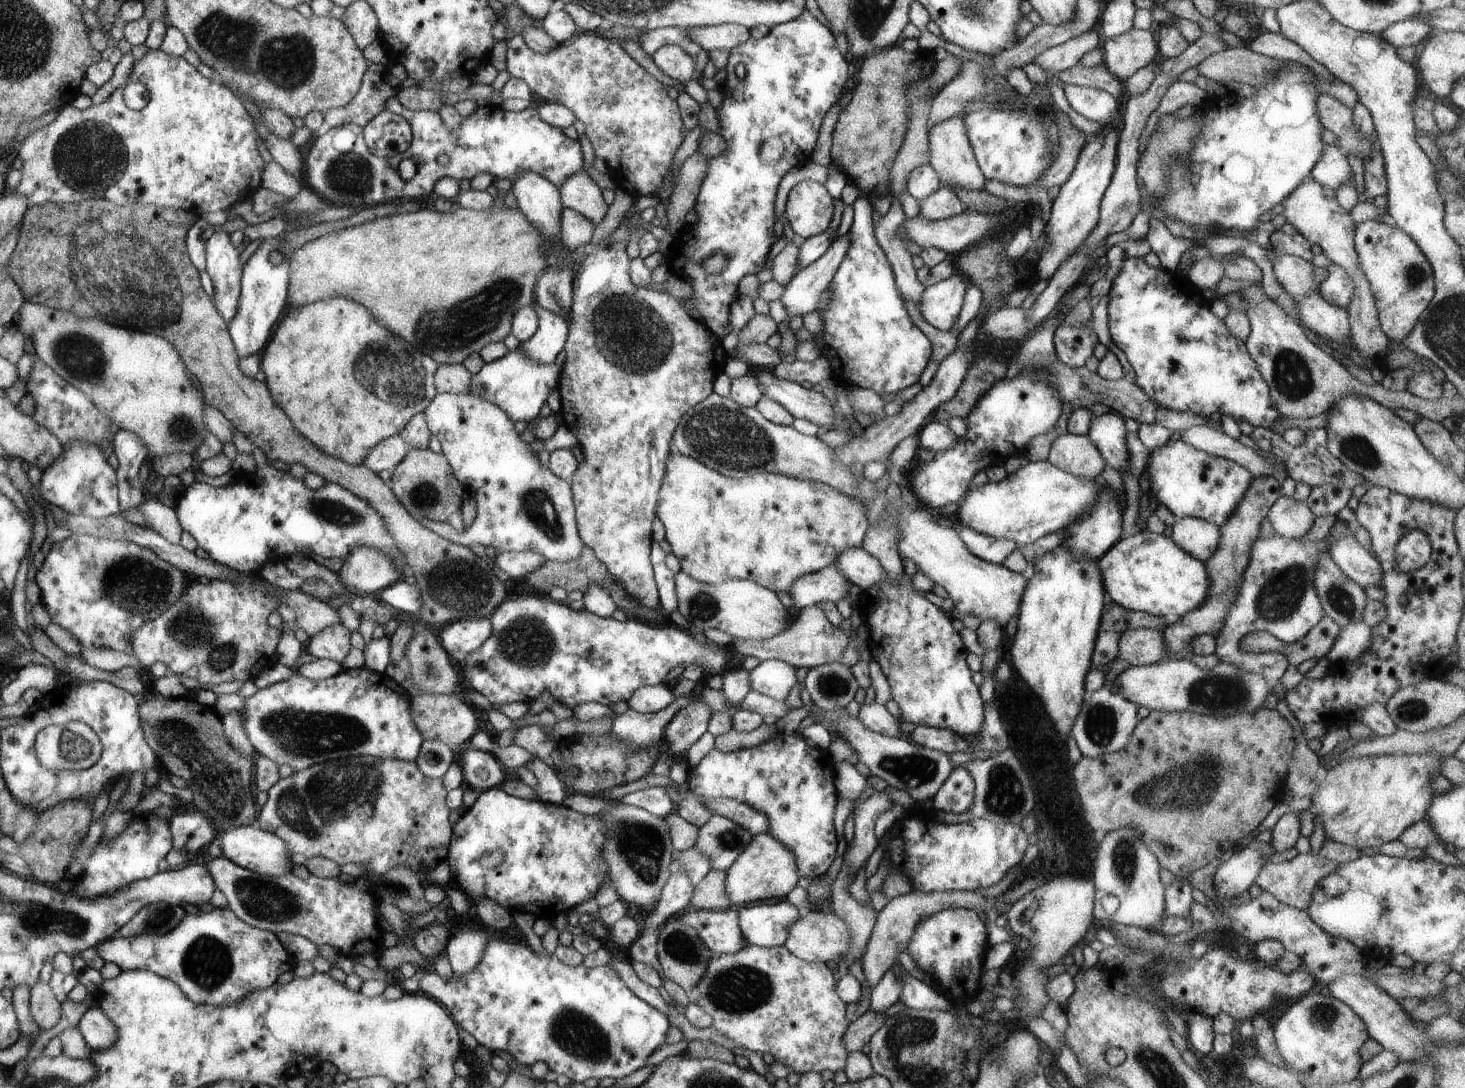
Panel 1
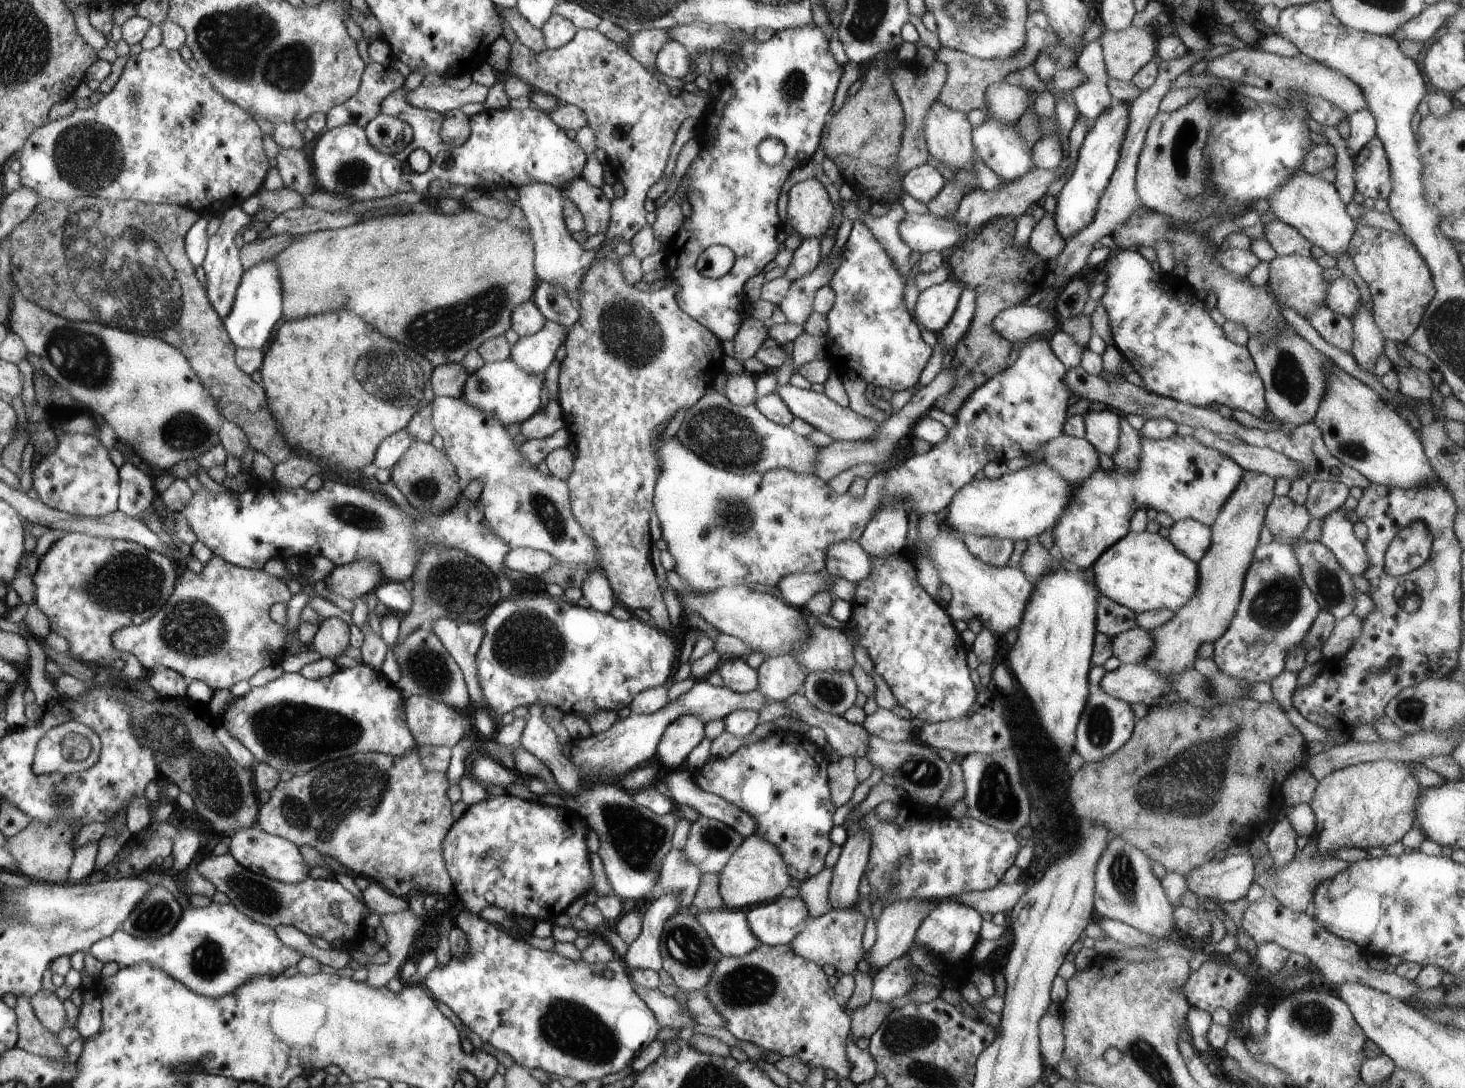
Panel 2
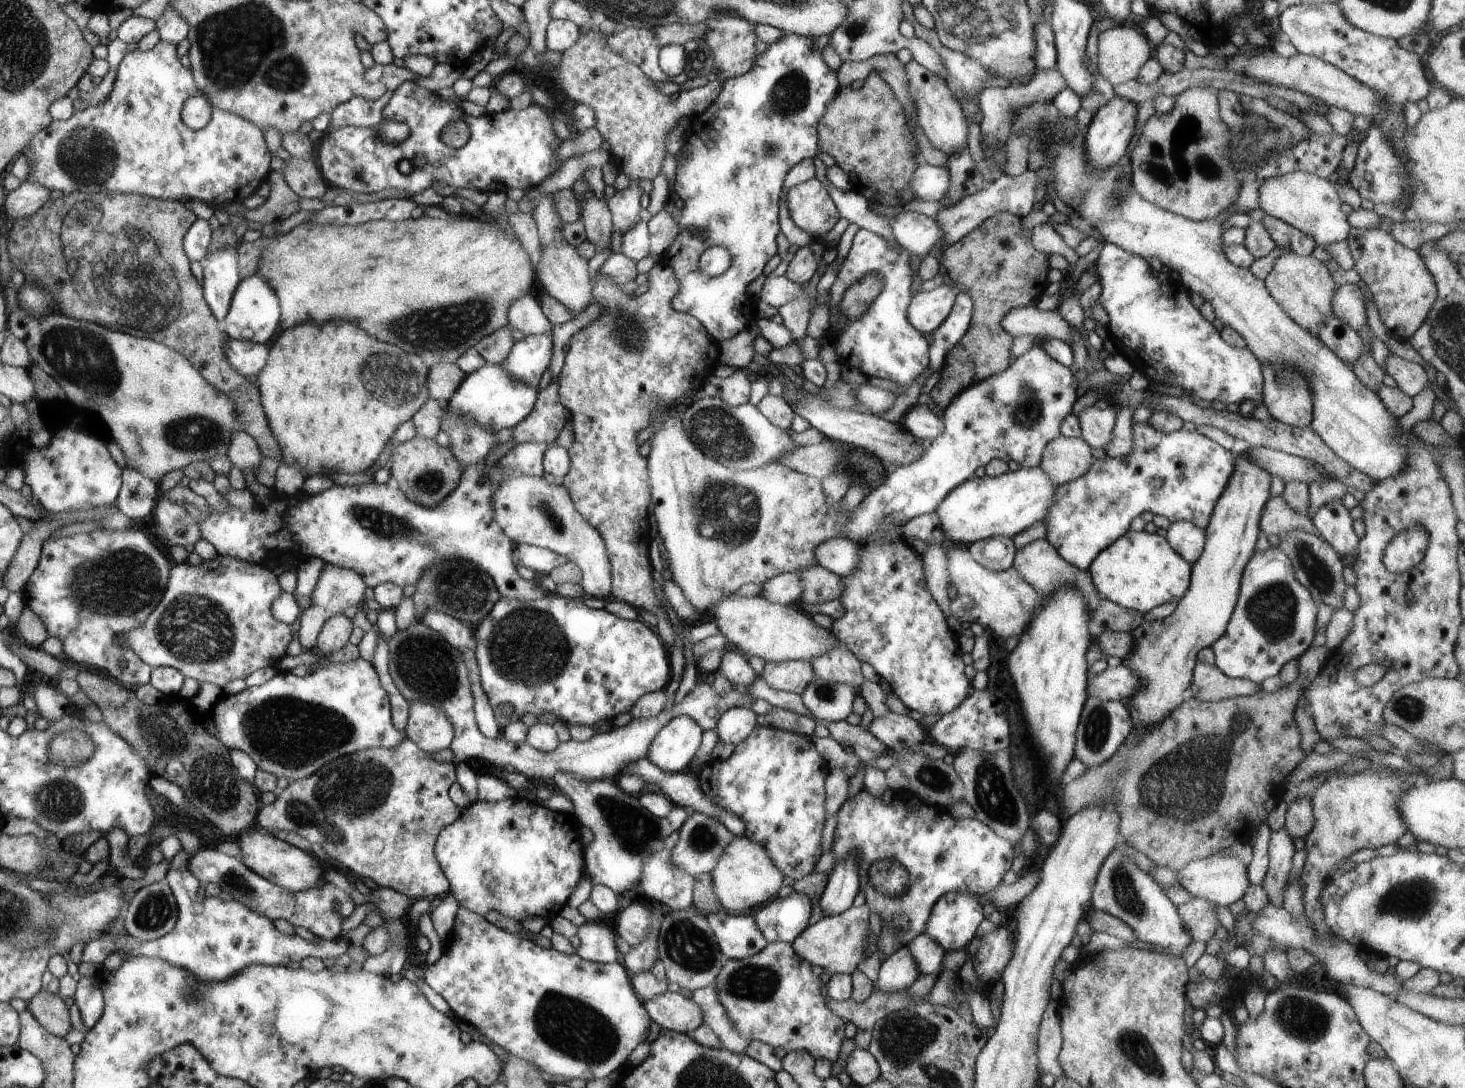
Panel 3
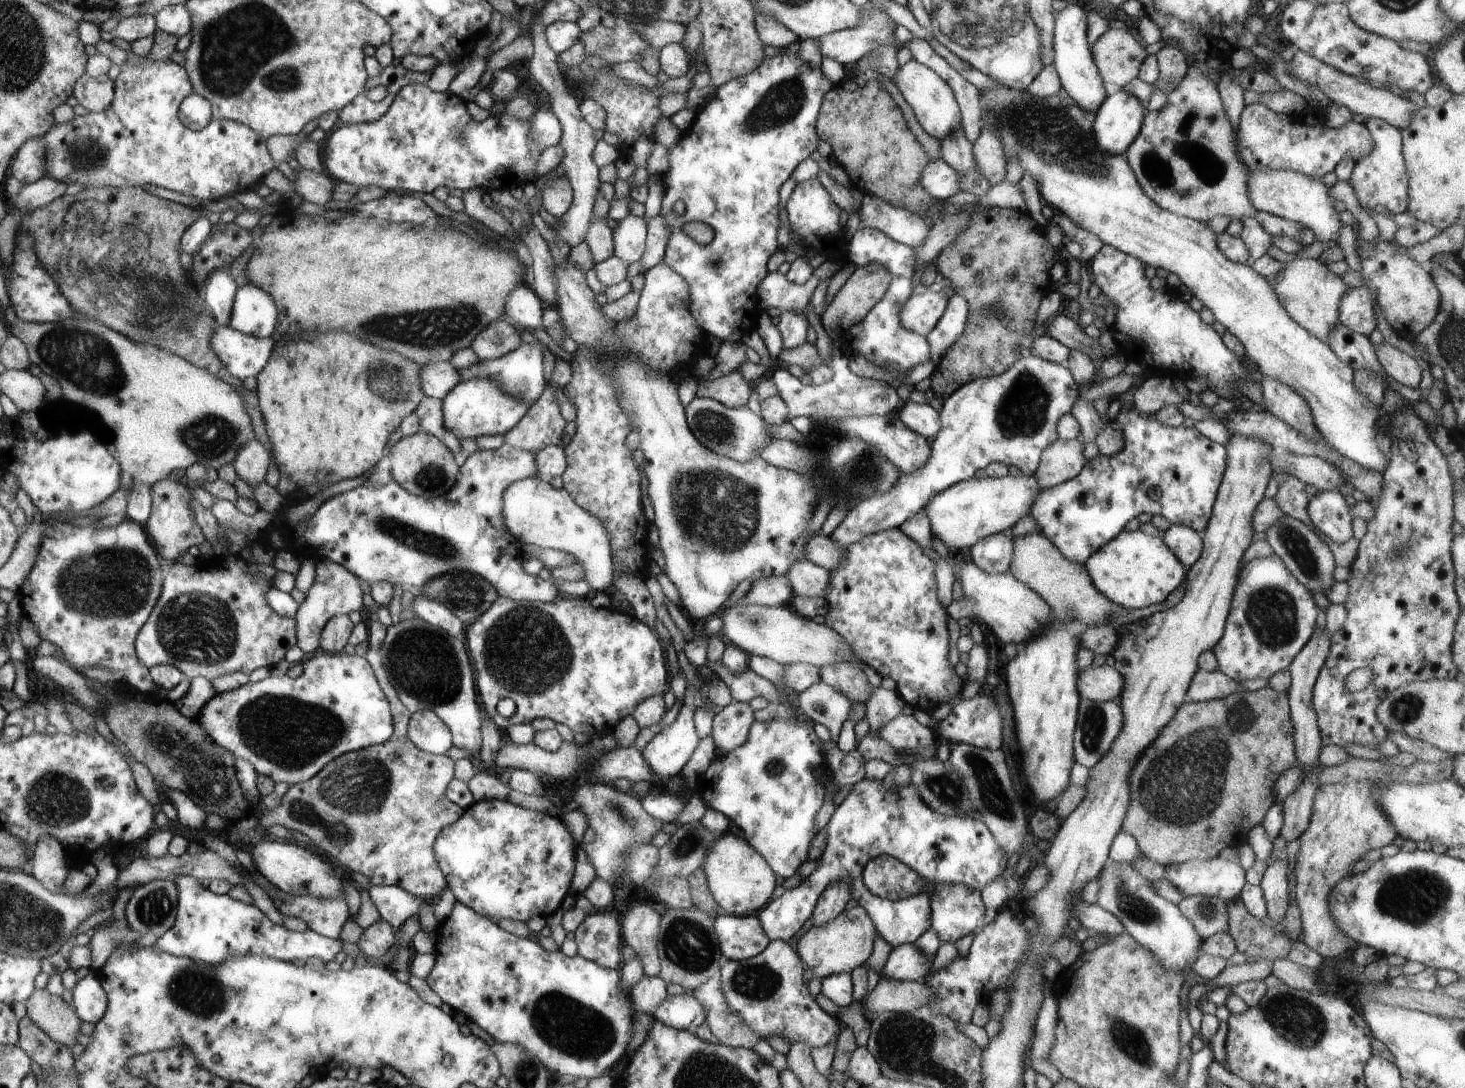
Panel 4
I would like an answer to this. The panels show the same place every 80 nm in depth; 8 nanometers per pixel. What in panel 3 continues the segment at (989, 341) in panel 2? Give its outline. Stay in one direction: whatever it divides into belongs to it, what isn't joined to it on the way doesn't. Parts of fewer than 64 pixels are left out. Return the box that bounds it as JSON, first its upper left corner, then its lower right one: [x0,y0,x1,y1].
[929,212,1050,410]

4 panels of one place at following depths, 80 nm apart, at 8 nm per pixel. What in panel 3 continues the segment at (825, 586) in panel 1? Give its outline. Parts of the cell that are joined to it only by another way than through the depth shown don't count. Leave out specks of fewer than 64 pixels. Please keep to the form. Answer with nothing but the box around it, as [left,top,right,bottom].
[760,573,802,605]

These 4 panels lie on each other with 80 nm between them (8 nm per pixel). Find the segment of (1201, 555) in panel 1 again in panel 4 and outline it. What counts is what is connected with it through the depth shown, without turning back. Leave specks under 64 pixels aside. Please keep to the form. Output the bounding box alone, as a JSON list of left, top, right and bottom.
[1164,524,1203,569]

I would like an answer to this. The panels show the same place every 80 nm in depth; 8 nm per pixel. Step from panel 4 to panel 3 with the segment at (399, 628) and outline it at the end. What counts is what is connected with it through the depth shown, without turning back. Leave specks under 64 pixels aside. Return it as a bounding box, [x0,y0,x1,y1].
[388,621,755,784]

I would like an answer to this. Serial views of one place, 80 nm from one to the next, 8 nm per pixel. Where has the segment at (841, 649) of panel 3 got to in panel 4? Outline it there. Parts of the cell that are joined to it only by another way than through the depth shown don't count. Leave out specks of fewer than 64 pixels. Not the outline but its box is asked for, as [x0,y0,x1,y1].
[818,662,873,705]

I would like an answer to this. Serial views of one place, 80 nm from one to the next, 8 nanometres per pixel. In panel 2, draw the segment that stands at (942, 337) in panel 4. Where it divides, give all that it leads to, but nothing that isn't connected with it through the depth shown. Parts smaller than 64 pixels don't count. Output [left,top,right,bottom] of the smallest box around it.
[940,287,978,351]

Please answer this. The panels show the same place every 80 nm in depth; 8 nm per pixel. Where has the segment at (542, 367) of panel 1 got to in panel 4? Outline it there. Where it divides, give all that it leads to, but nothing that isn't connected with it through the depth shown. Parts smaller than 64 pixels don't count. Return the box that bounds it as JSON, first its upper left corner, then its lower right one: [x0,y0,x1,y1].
[443,378,530,439]

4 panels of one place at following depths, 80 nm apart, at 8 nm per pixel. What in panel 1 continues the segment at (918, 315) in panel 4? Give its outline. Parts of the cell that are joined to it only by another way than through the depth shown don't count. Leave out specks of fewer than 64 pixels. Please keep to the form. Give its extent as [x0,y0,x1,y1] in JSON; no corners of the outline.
[920,271,969,331]

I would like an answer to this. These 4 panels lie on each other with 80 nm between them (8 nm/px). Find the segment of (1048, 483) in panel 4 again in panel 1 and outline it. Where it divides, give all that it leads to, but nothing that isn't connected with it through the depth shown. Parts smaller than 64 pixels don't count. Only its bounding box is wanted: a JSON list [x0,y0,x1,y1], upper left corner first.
[1047,434,1106,479]

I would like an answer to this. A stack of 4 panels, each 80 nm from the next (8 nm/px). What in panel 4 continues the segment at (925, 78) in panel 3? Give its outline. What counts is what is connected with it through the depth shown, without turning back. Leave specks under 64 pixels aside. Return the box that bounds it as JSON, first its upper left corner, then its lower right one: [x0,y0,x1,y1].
[894,59,962,140]

